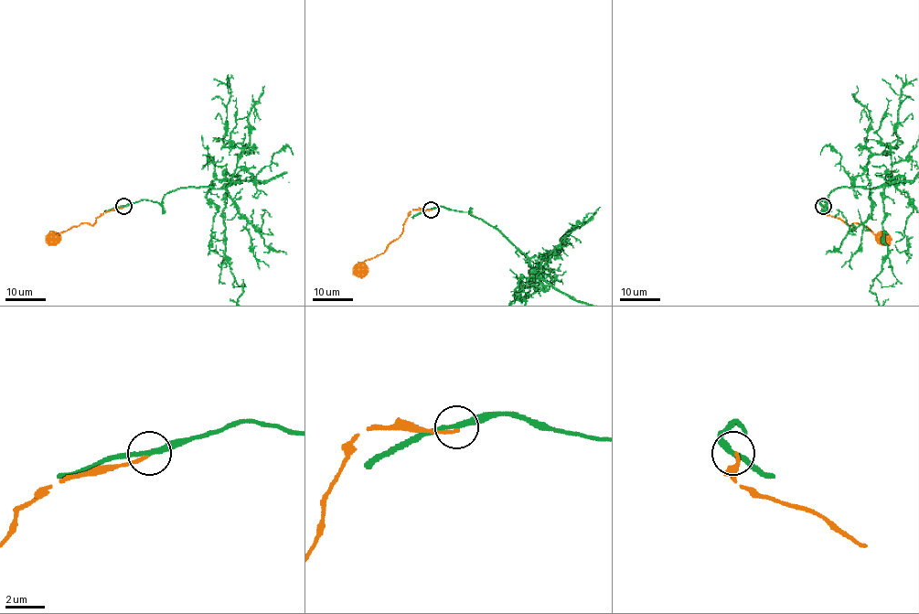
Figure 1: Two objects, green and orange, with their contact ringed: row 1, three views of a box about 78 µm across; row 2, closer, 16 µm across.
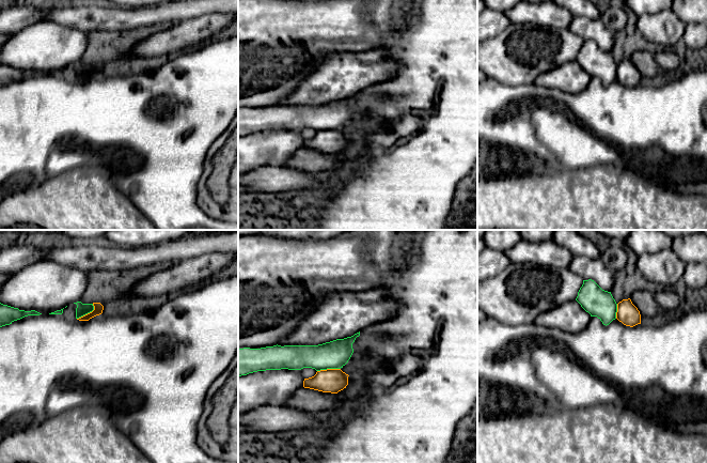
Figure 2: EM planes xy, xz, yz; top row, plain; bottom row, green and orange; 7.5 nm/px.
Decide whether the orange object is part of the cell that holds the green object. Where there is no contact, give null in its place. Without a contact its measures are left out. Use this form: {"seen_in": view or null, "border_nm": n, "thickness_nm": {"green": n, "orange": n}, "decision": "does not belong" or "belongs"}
{"seen_in": "xz", "border_nm": 180, "thickness_nm": {"green": 200, "orange": 180}, "decision": "does not belong"}

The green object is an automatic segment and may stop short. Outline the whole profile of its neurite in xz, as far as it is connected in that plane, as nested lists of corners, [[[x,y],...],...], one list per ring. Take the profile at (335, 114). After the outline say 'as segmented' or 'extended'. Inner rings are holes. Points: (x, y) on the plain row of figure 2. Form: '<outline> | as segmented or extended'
[[[360,92],[318,106],[277,105],[261,109],[238,109],[238,137],[266,130],[341,129],[350,120],[352,104],[359,96]]] | as segmented

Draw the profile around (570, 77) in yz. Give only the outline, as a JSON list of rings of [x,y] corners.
[[[575,60],[539,75],[535,84],[548,90],[576,94],[584,91],[592,77]]]

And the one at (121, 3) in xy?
[[[100,0],[101,3],[117,5],[123,9],[142,9],[173,0]]]

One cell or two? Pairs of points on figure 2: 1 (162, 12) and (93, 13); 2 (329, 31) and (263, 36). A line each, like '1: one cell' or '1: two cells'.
1: one cell
2: one cell

